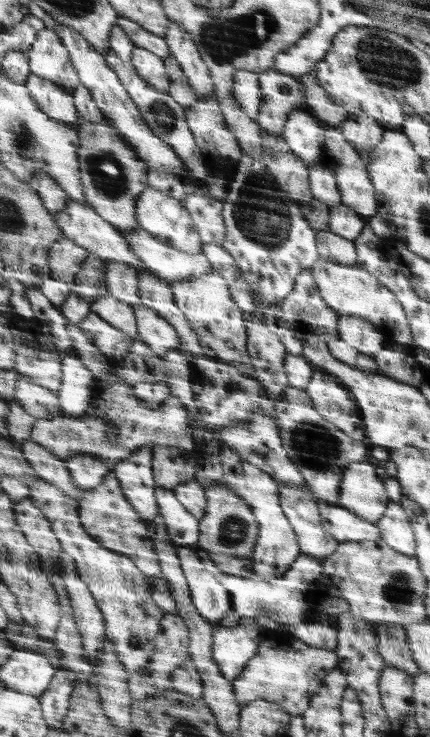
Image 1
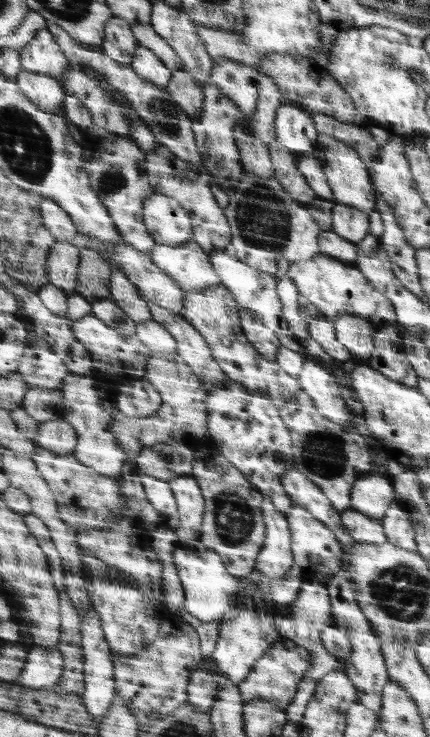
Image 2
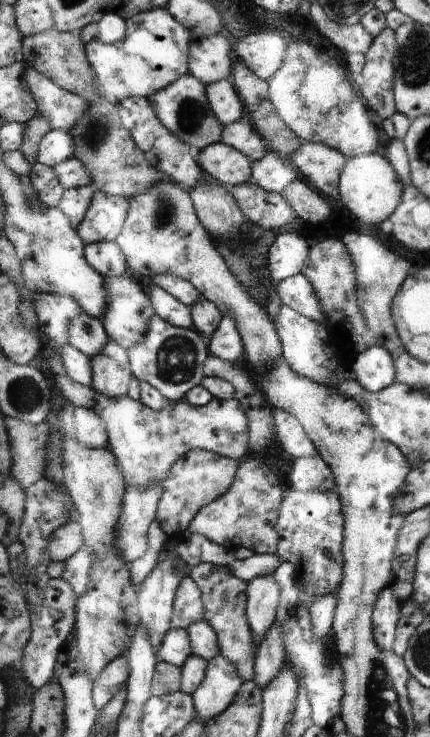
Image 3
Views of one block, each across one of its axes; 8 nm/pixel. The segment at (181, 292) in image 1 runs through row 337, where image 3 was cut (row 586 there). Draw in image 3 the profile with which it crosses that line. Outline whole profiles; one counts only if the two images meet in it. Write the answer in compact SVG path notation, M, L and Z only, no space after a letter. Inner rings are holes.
M210 563L192 568L192 577L203 589L207 604L207 621L218 632L222 655L235 665L244 681L254 681L259 643L252 634L251 624L247 618L247 583L240 580L231 568Z

